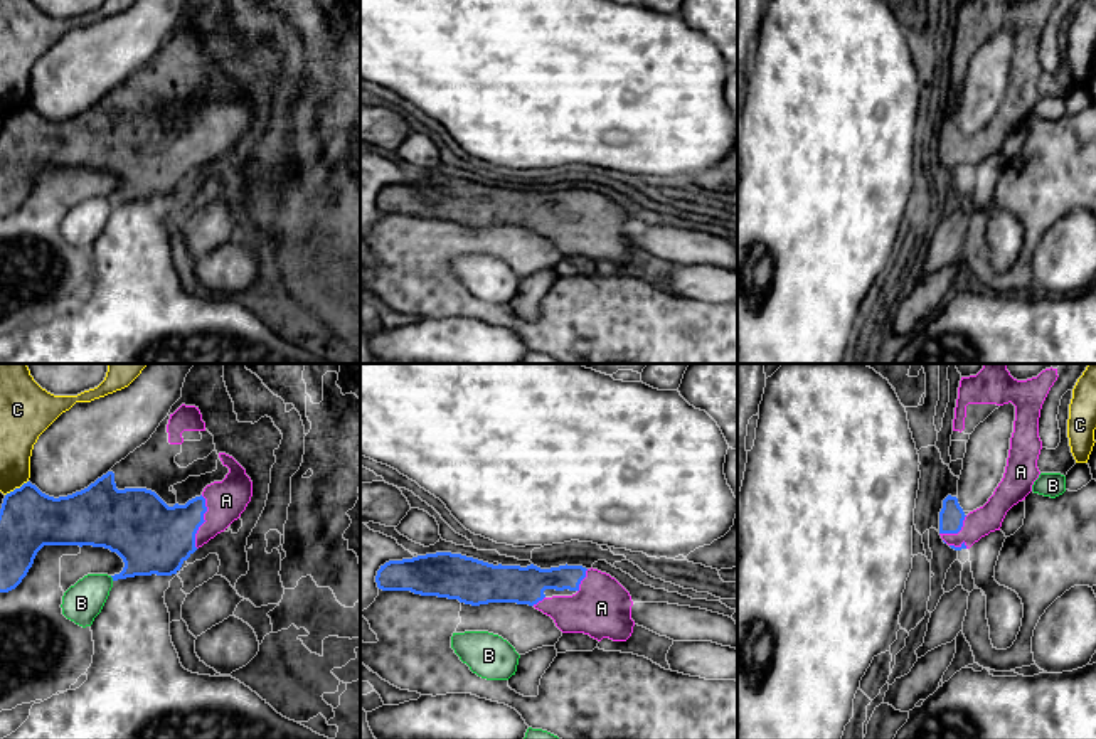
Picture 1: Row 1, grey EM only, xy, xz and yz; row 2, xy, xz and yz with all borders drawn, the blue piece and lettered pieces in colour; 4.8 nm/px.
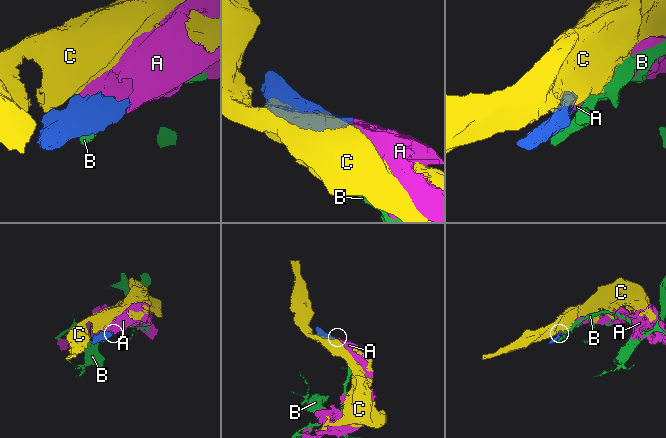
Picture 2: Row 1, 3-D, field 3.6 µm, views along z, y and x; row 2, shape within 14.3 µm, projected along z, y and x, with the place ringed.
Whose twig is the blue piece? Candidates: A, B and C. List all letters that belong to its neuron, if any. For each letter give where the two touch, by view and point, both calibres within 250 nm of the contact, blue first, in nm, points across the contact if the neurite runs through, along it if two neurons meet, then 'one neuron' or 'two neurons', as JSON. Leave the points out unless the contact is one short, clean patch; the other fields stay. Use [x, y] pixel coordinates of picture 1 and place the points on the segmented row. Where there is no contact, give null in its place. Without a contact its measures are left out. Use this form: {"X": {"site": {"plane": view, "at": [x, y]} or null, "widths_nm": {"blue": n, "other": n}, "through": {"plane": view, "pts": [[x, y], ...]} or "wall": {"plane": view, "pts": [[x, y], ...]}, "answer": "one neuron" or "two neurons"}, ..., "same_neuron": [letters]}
{"A": {"site": {"plane": "xy", "at": [204, 521]}, "widths_nm": {"blue": 340, "other": 190}, "answer": "one neuron"}, "B": {"site": {"plane": "xy", "at": [111, 576]}, "widths_nm": {"blue": 320, "other": 190}, "wall": {"plane": "xy", "pts": [[110, 576], [113, 579]]}, "answer": "two neurons"}, "C": {"site": {"plane": "xy", "at": [15, 489]}, "widths_nm": {"blue": 280, "other": 180}, "answer": "two neurons"}, "same_neuron": ["A"]}

